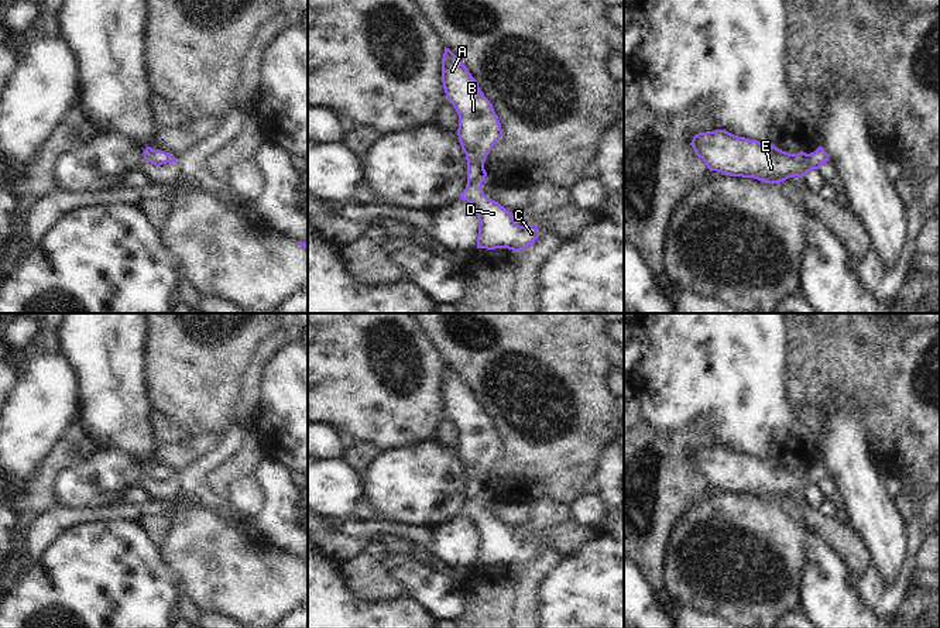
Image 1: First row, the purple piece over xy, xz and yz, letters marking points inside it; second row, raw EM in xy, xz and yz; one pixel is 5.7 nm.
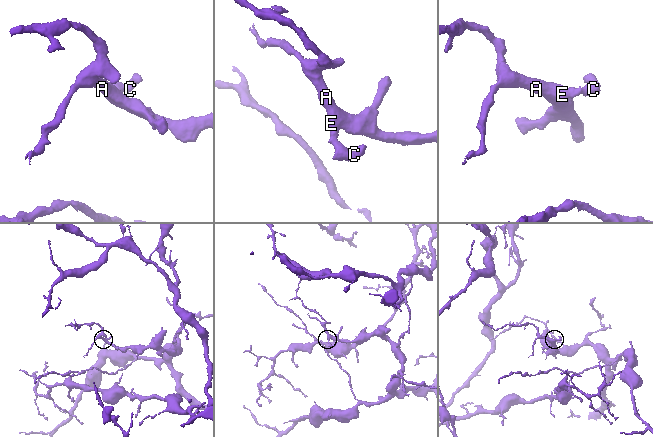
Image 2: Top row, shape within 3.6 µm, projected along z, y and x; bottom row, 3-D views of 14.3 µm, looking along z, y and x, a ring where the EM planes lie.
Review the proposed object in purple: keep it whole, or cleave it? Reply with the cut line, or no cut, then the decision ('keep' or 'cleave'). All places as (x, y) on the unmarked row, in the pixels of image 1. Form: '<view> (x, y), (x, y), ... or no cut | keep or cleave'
no cut | keep

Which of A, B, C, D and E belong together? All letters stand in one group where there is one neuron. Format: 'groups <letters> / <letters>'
groups A B C D E

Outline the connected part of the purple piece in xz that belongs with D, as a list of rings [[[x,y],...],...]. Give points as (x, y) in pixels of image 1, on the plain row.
[[[446,363],[442,375],[442,398],[446,415],[453,421],[459,430],[457,452],[467,476],[467,501],[462,508],[460,515],[467,517],[474,524],[478,533],[477,564],[508,564],[512,567],[524,567],[539,553],[538,542],[518,542],[514,536],[514,531],[498,518],[488,515],[483,507],[483,498],[487,493],[484,485],[486,474],[502,452],[498,432],[469,385]]]

